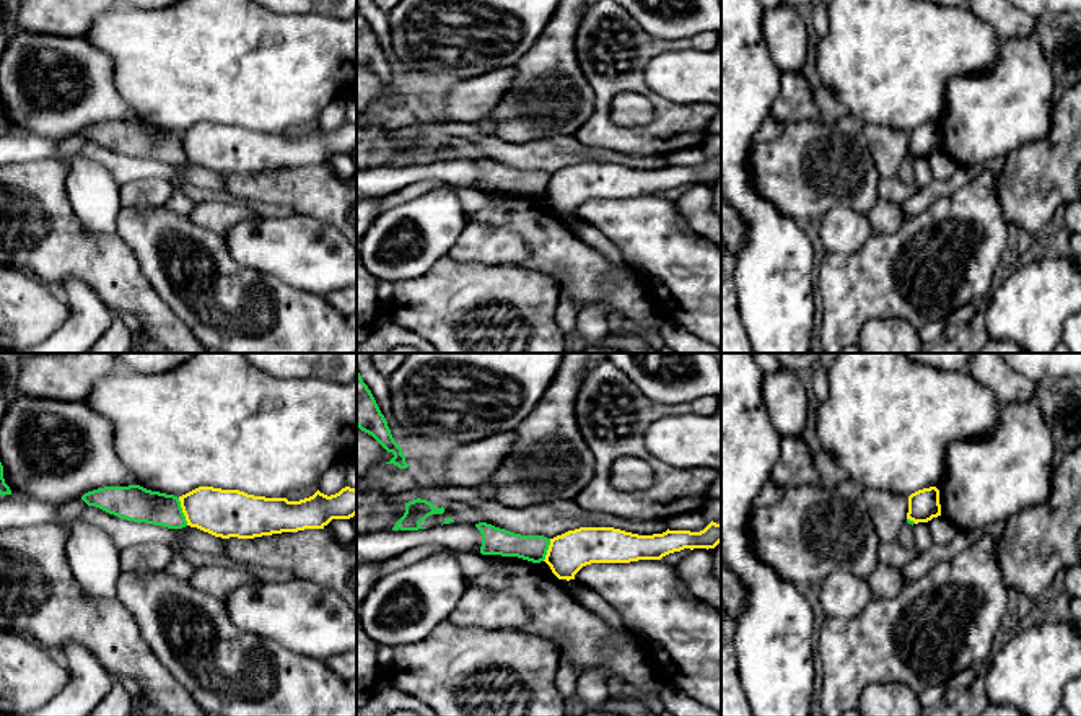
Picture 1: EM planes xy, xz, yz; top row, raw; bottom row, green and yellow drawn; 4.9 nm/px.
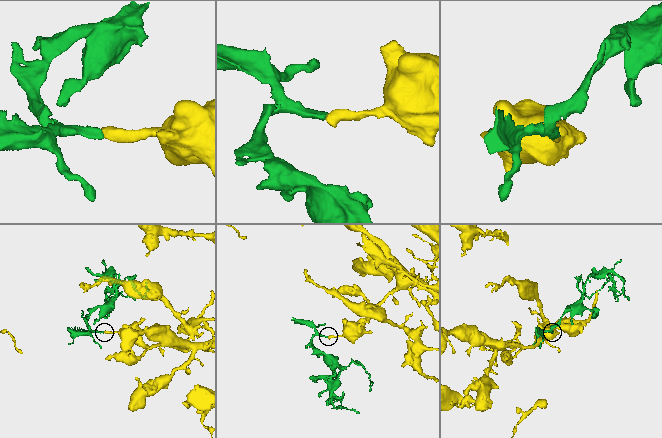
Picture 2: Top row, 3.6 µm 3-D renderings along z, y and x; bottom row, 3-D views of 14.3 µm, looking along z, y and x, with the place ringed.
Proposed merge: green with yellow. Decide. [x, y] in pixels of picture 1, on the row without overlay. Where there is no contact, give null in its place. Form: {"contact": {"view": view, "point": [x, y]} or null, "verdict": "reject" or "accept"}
{"contact": {"view": "xy", "point": [181, 147]}, "verdict": "reject"}

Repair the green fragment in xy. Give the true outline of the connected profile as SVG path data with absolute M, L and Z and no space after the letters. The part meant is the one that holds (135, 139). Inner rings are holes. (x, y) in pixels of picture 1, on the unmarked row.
M140 120L104 122L81 132L88 142L133 158L147 158L168 164L187 161L181 137L174 130L147 125Z

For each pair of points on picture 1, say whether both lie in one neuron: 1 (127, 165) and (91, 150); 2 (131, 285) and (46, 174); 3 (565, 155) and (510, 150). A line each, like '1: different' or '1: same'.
1: same
2: same
3: same

